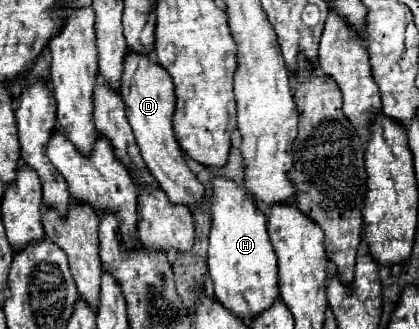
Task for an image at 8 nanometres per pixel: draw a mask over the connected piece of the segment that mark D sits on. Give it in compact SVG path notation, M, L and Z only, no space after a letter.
M133 50L125 52L123 58L123 74L121 74L121 88L119 94L125 102L127 120L135 132L137 146L141 148L141 156L145 160L145 166L159 182L159 188L169 196L173 204L199 204L203 200L203 184L195 180L195 174L189 170L179 142L173 134L171 116L175 108L175 92L173 92L173 80L165 72L165 68L155 62L149 54L139 54Z

